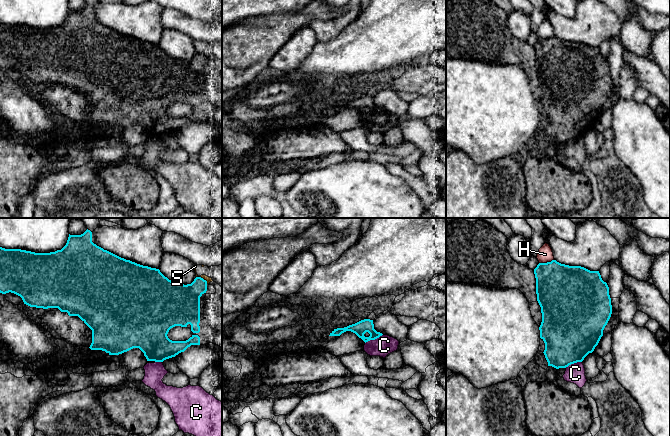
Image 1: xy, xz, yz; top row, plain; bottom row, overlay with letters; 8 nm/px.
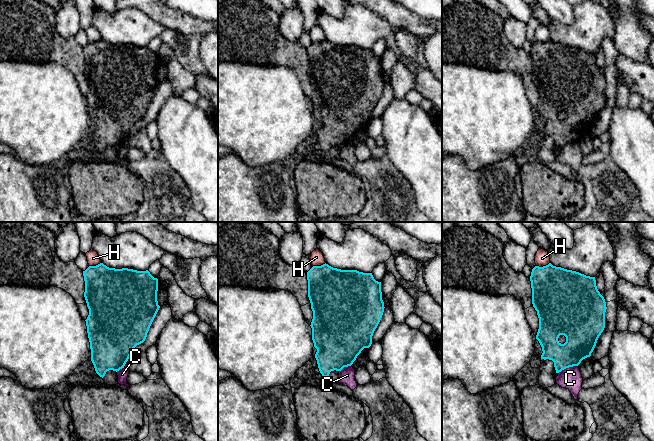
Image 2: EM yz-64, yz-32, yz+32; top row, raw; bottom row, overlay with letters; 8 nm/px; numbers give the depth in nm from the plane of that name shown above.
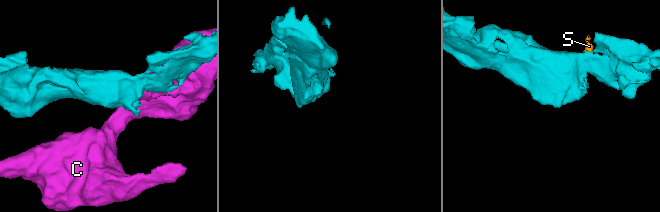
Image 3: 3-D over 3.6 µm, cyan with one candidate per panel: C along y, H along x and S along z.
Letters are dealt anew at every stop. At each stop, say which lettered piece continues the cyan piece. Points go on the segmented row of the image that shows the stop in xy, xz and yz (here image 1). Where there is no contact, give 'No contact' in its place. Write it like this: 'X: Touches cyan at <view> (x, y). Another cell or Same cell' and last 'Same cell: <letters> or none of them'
C: Touches cyan at xz (373, 339). Another cell
H: Touches cyan at yz (547, 262). Another cell
S: Touches cyan at xy (203, 279). Another cell
Same cell: none of them

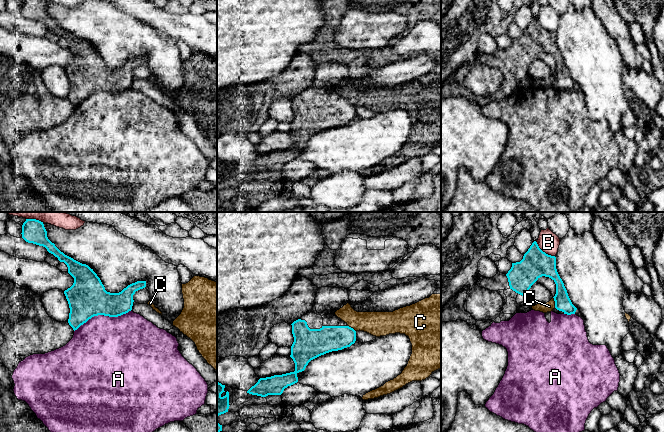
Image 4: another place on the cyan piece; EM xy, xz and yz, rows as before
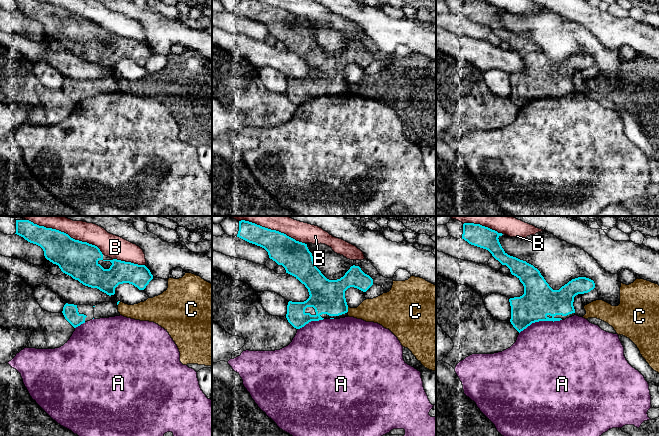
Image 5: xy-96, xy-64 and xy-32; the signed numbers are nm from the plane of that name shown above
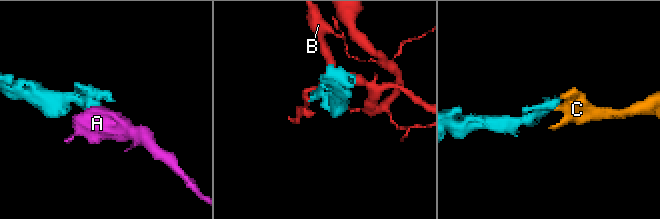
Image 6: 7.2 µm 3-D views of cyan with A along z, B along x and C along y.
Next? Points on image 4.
A: Touches cyan at xy (102, 314). Another cell
B: Touches cyan at yz (544, 252). Another cell
C: Touches cyan at yz (555, 302). Another cell
Same cell: none of them

